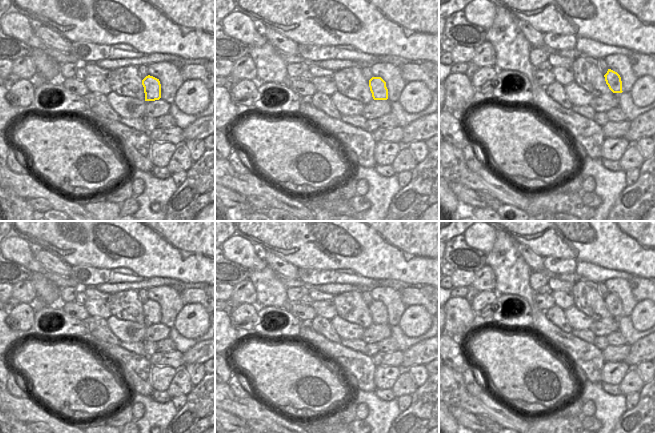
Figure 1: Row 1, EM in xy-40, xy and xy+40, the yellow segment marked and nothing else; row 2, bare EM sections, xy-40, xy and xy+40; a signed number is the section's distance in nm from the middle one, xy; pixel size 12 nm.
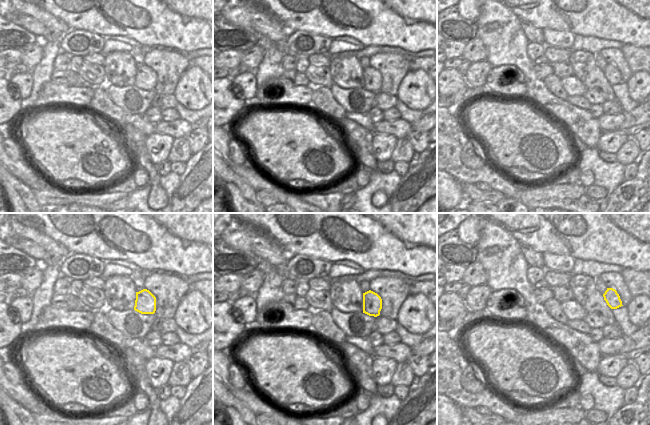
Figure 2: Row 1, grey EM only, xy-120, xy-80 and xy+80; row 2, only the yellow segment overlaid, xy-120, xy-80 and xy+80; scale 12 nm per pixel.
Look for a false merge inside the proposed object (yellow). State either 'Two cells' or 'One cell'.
One cell.

